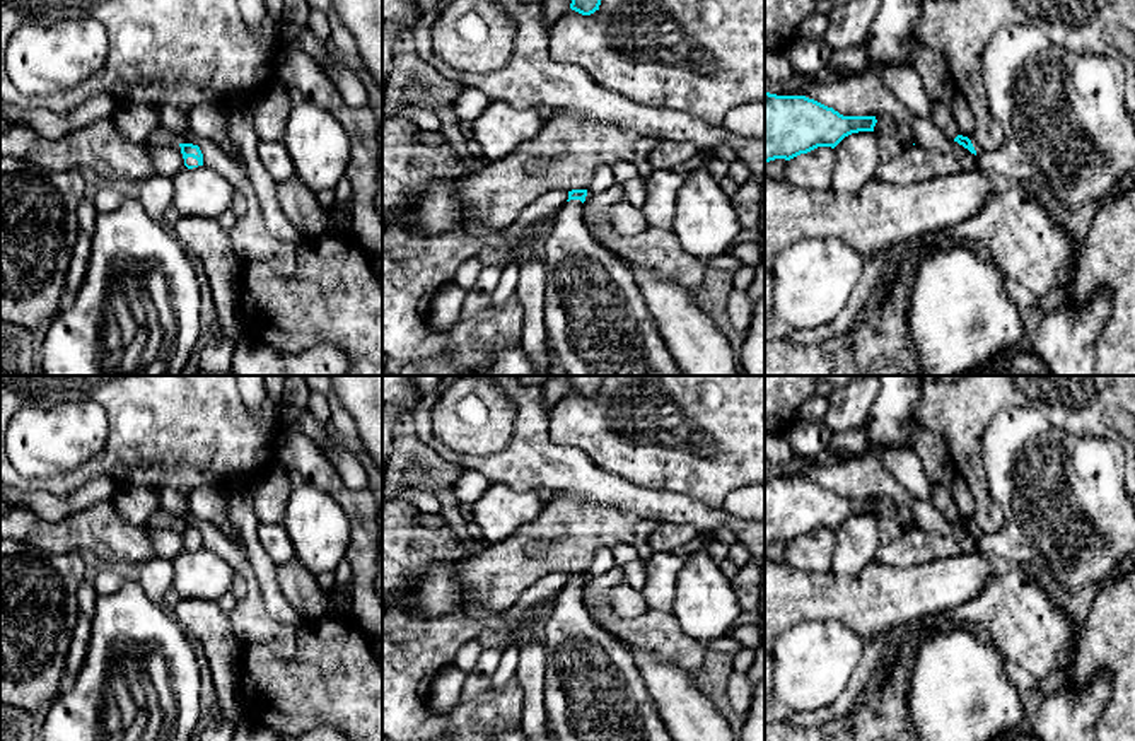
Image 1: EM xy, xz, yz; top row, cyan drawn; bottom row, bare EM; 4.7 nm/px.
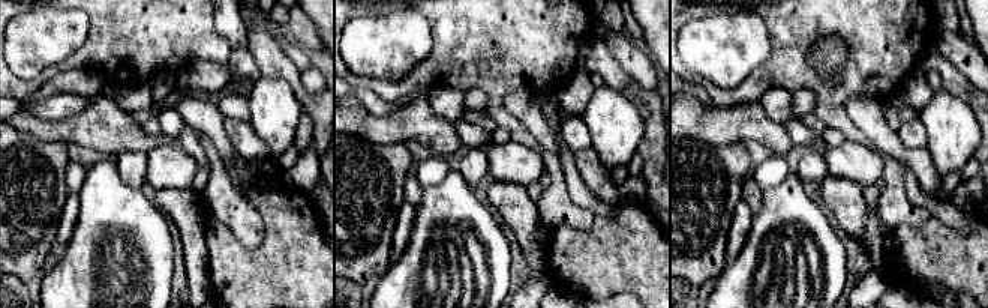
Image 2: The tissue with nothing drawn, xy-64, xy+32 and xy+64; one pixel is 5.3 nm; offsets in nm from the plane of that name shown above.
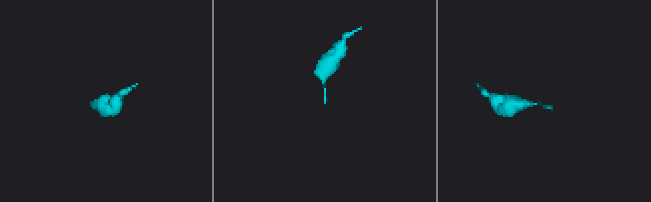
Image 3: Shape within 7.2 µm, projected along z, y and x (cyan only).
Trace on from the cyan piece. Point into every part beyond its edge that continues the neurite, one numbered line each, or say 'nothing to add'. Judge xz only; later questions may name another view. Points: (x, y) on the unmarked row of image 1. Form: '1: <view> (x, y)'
1: xz (593, 690)

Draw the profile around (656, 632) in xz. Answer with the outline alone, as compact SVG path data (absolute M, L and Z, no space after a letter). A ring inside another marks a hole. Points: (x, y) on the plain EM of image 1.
M621 567L602 575L589 575L584 586L584 604L608 632L637 649L655 654L696 678L708 652L683 632L672 613L649 610L635 618L618 618L606 606L608 592L623 582Z

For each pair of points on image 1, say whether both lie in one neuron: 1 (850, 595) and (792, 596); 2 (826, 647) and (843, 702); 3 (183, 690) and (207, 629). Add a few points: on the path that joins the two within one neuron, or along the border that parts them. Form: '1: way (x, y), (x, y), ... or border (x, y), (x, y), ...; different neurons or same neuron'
1: way (837, 596), (806, 596); same neuron
2: border (861, 659), (845, 690), (830, 704), (811, 711); different neurons
3: border (171, 613), (192, 641); different neurons

